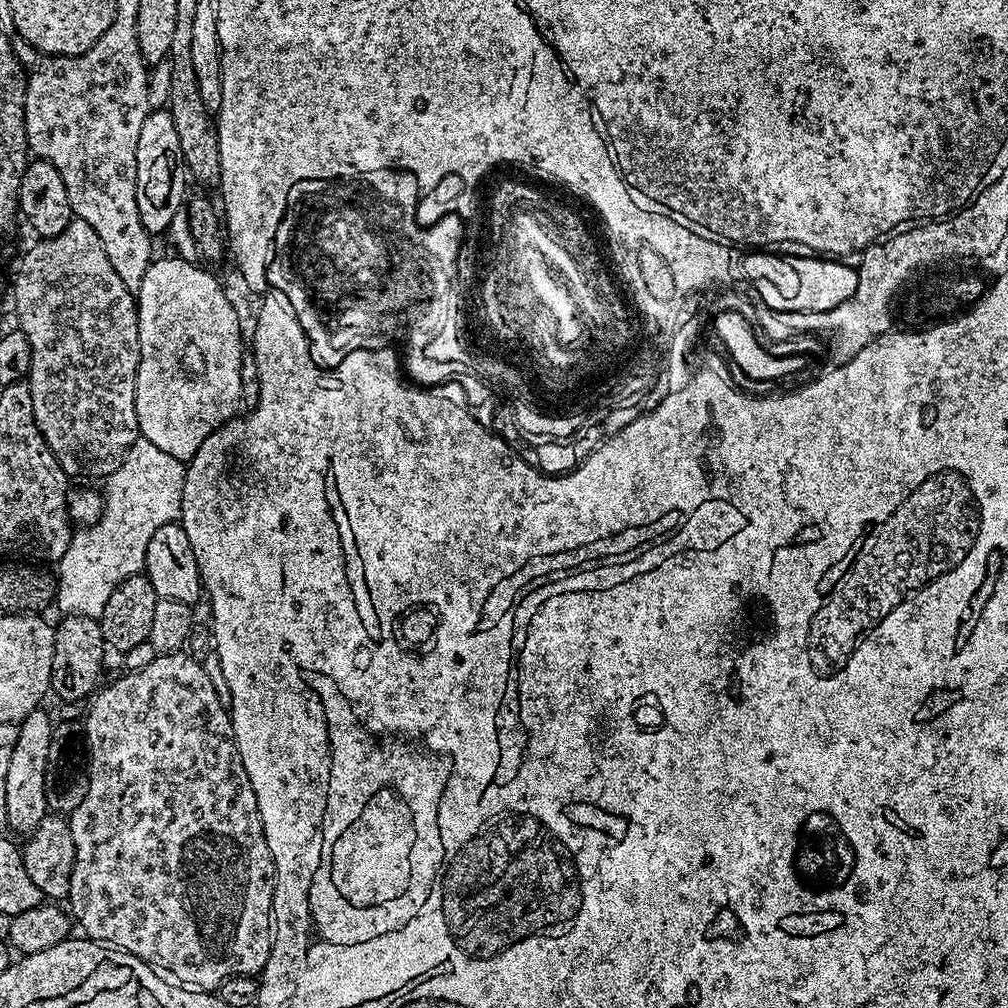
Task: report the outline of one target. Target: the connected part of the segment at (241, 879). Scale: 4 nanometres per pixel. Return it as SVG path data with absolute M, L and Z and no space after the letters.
M181 650L158 654L154 662L150 662L150 666L142 666L142 670L137 672L125 671L124 676L118 677L109 688L101 687L87 705L88 721L84 728L82 724L82 732L88 735L88 789L84 792L78 810L74 810L68 820L76 857L66 900L67 903L72 903L71 915L75 923L76 920L80 923L80 928L84 931L81 933L87 939L128 952L181 985L191 986L196 990L216 990L222 981L231 976L255 977L266 966L274 931L272 889L276 867L272 865L270 846L264 841L258 798L246 774L246 766L242 766L236 740L232 737L232 718L222 699L221 689L214 676L212 681L211 674L186 653L187 651Z

